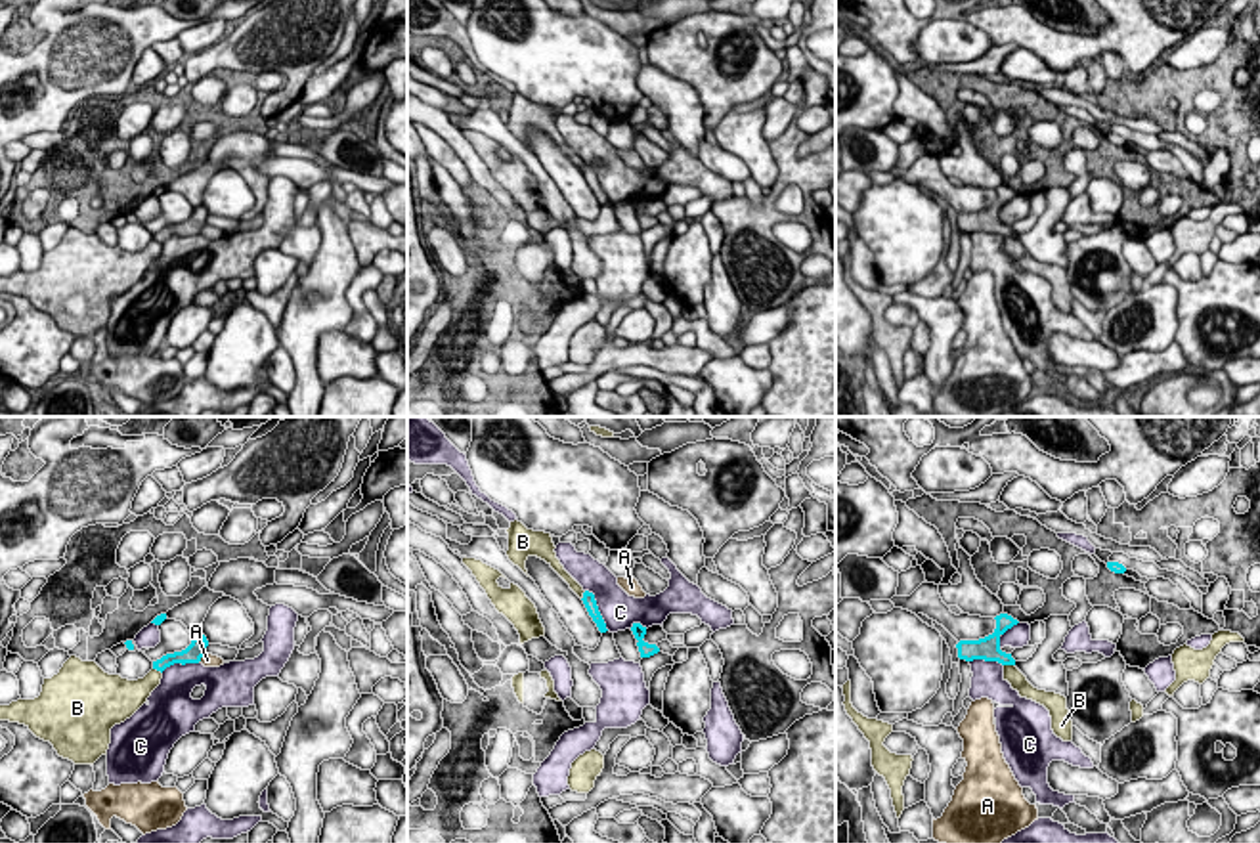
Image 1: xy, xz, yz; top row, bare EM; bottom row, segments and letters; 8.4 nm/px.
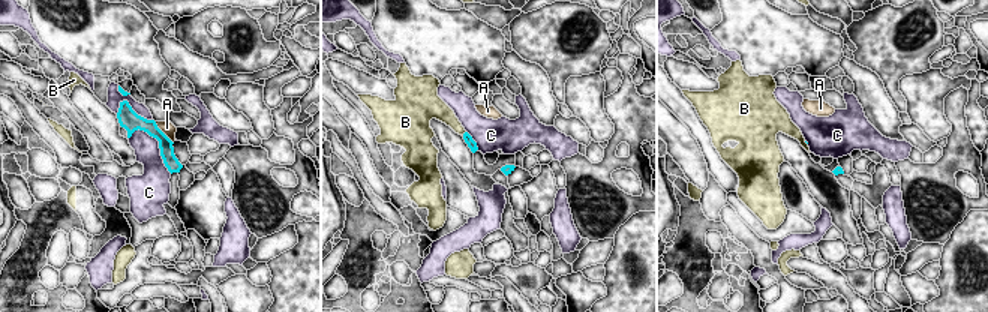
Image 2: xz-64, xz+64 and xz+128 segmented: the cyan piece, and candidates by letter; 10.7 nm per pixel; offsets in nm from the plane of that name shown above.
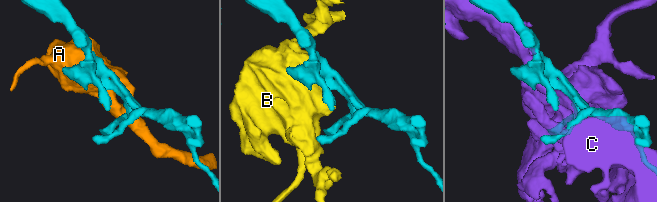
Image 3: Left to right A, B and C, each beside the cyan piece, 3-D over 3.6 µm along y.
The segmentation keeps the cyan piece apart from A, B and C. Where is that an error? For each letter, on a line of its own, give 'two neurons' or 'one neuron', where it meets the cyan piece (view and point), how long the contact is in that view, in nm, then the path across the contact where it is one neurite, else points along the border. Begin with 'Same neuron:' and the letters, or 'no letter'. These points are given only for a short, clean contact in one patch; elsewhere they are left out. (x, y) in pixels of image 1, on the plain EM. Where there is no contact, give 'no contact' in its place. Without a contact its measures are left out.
Same neuron: B
A: two neurons; meets cyan in xy at (201, 228); contact 120 nm long; border along xy (205, 224), (197, 234)
B: one neuron; meets cyan in yz at (1010, 236); contact 100 nm long; runs through yz (987, 220), (1010, 236), (1018, 253)
C: two neurons; meets cyan in xz at (597, 180); contact 400 nm long

